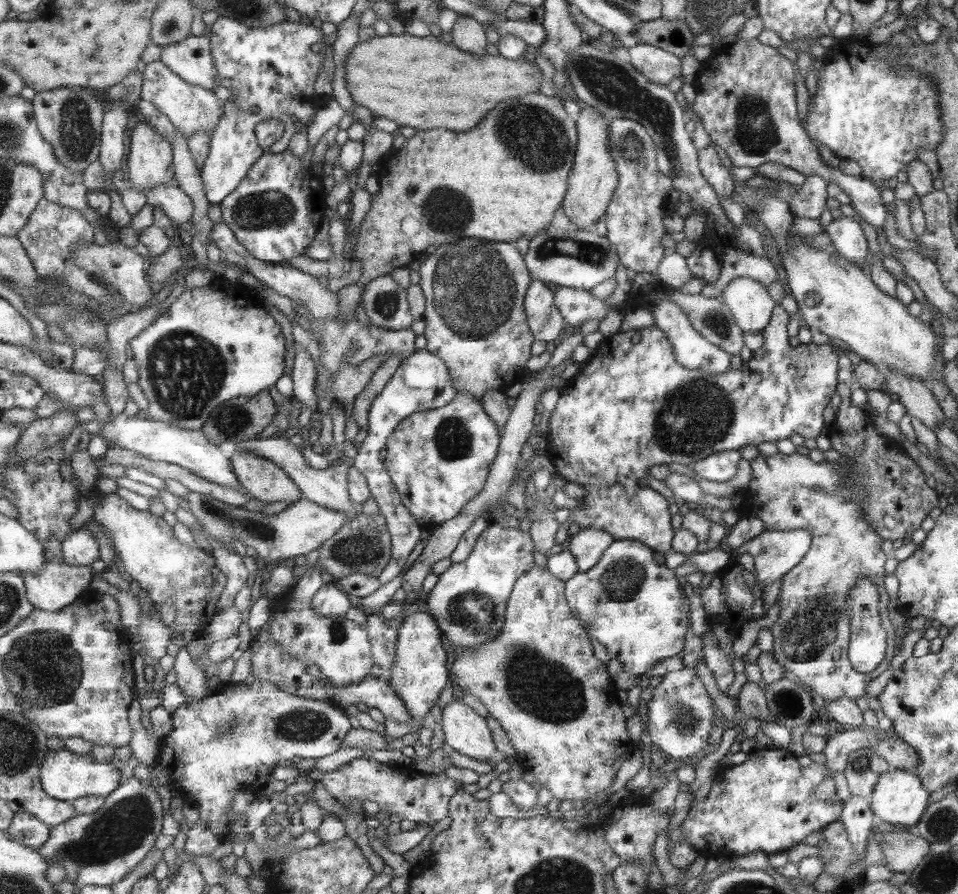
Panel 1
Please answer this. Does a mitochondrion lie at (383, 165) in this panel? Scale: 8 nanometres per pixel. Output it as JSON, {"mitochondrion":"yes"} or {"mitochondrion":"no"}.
{"mitochondrion":"no"}

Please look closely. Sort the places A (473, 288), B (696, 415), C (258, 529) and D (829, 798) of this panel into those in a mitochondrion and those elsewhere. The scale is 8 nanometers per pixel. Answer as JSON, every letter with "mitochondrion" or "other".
{"A":"mitochondrion","B":"mitochondrion","C":"mitochondrion","D":"other"}

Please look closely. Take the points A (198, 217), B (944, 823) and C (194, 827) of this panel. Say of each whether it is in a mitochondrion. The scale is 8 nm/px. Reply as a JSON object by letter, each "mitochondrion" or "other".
{"A":"other","B":"mitochondrion","C":"other"}

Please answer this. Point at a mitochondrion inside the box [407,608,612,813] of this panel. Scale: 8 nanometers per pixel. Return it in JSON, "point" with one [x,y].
{"point":[535,684]}

